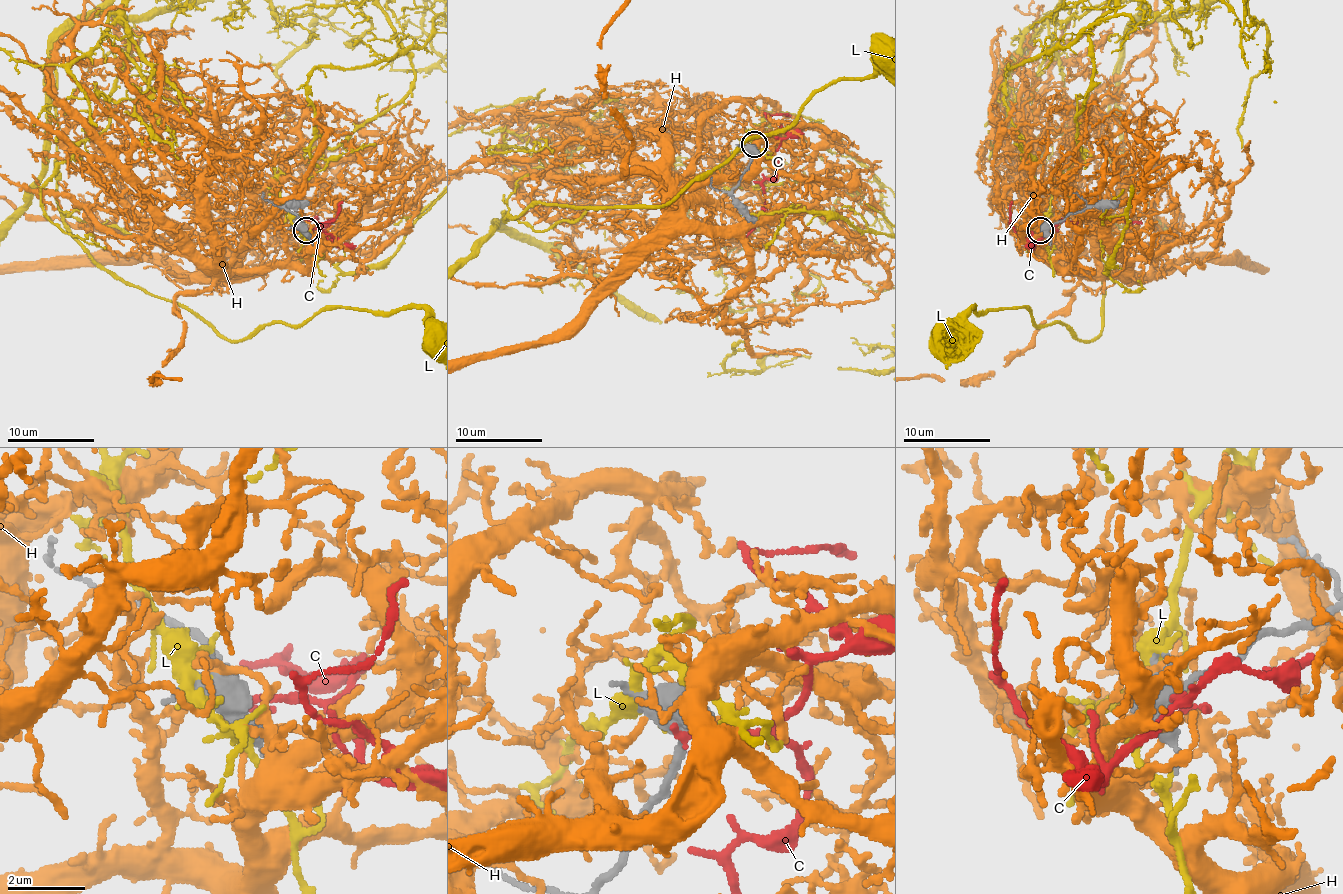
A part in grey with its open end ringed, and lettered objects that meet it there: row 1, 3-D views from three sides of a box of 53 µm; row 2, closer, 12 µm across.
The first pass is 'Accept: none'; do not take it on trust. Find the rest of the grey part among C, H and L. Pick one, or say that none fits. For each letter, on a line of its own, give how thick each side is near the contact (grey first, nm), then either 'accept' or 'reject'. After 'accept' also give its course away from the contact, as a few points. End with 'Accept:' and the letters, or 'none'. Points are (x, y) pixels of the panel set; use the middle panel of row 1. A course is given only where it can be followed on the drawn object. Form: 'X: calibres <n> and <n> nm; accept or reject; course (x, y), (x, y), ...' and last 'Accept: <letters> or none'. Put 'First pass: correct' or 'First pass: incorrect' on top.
First pass: correct
C: calibres 460 and 180 nm; reject
H: calibres 460 and 150 nm; reject
L: calibres 460 and 180 nm; reject
Accept: none

